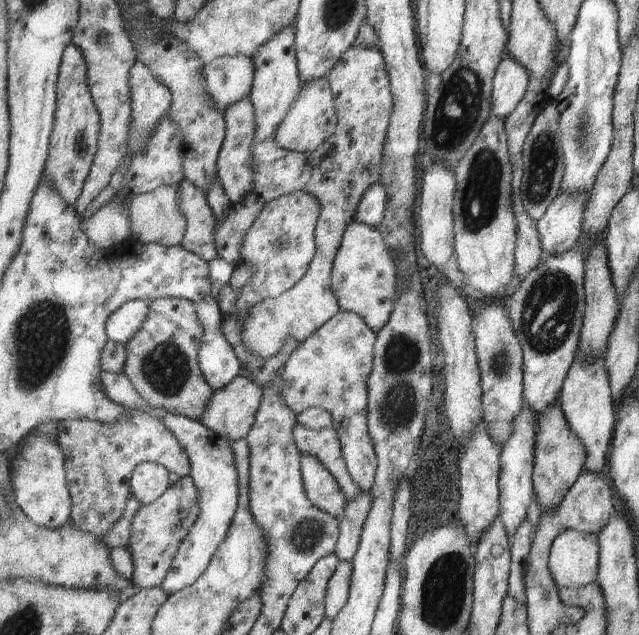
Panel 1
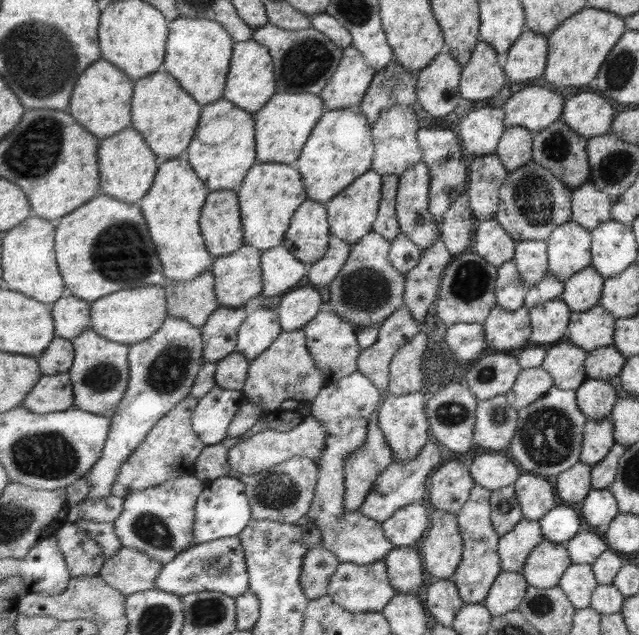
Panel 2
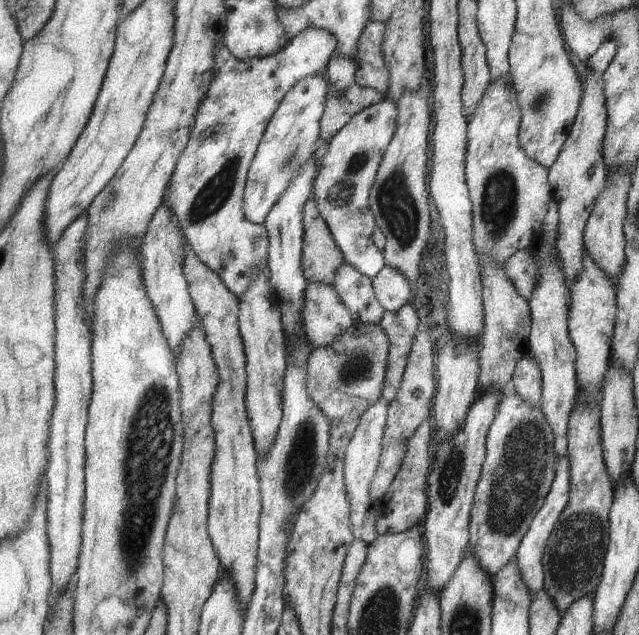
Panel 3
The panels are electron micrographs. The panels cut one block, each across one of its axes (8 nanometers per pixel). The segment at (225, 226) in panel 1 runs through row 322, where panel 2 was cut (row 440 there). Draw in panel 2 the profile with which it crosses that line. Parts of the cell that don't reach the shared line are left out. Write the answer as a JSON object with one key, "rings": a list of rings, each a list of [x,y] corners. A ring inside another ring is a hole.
{"rings":[[[312,414],[307,415],[301,424],[293,430],[281,432],[280,430],[264,430],[253,434],[248,439],[239,440],[230,448],[229,463],[234,470],[241,471],[243,475],[257,475],[262,471],[269,471],[277,467],[281,462],[302,455],[313,462],[318,462],[324,455],[326,440],[328,437],[325,425]]]}

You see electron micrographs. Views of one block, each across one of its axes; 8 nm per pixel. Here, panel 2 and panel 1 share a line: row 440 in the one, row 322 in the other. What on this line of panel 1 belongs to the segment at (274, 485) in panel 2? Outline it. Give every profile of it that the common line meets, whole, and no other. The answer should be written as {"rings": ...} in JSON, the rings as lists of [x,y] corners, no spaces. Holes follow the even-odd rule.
{"rings":[[[226,317],[223,332],[242,364],[242,374],[255,381],[263,390],[270,387],[274,379],[281,374],[286,362],[290,360],[294,350],[301,344],[296,338],[289,338],[285,348],[282,348],[273,358],[262,359],[250,351],[237,333],[239,321],[237,318]]]}

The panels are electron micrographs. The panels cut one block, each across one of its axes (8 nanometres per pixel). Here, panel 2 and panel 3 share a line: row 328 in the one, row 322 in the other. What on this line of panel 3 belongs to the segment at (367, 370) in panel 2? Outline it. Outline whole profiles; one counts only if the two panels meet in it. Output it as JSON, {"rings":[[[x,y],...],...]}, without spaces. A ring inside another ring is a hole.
{"rings":[[[412,303],[397,312],[387,311],[379,324],[390,338],[390,357],[381,401],[390,404],[399,394],[416,334],[421,327]]]}

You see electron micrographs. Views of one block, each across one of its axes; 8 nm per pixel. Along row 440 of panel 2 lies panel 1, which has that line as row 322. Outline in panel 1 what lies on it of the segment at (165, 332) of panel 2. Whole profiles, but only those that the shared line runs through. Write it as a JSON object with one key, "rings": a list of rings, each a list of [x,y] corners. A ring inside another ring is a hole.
{"rings":[[[135,299],[120,306],[106,322],[108,338],[126,345],[142,328],[150,313],[150,302]]]}

